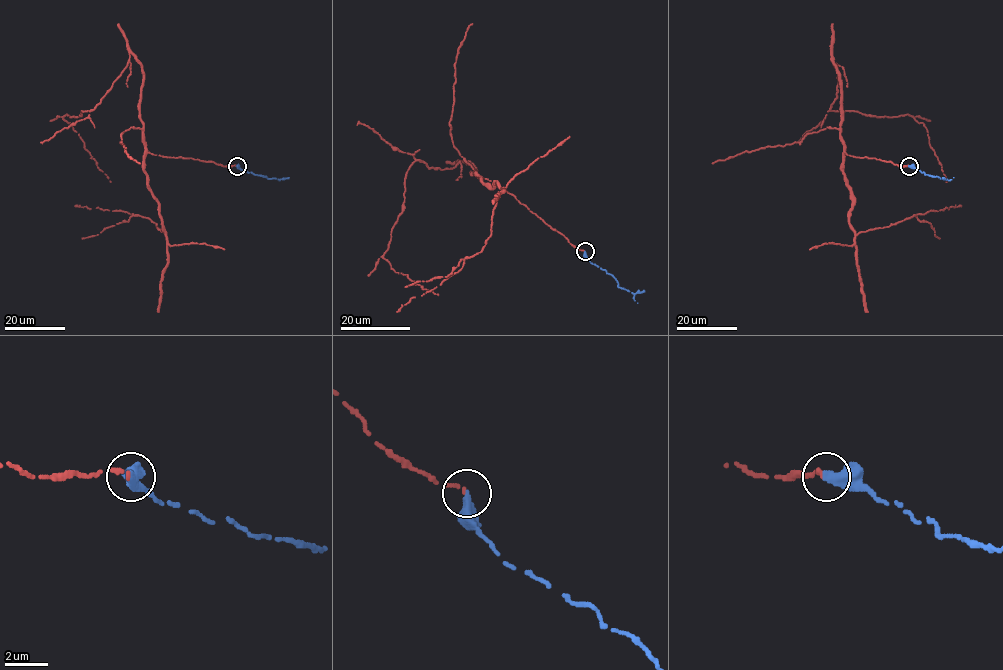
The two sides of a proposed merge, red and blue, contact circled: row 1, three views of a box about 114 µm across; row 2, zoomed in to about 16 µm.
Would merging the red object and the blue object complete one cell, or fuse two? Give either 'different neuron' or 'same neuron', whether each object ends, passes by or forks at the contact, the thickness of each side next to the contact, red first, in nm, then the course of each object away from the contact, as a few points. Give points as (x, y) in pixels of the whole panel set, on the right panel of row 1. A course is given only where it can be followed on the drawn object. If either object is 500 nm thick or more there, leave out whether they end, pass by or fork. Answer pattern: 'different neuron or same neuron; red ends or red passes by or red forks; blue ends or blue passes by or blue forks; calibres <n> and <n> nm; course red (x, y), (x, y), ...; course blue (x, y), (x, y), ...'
same neuron; red ends; blue ends; calibres 170 and 420 nm; course red (909, 166), (844, 151), (841, 89), (831, 52), (838, 82), (831, 110), (908, 114), (923, 122), (946, 182); course blue (909, 166), (925, 174), (942, 177)

